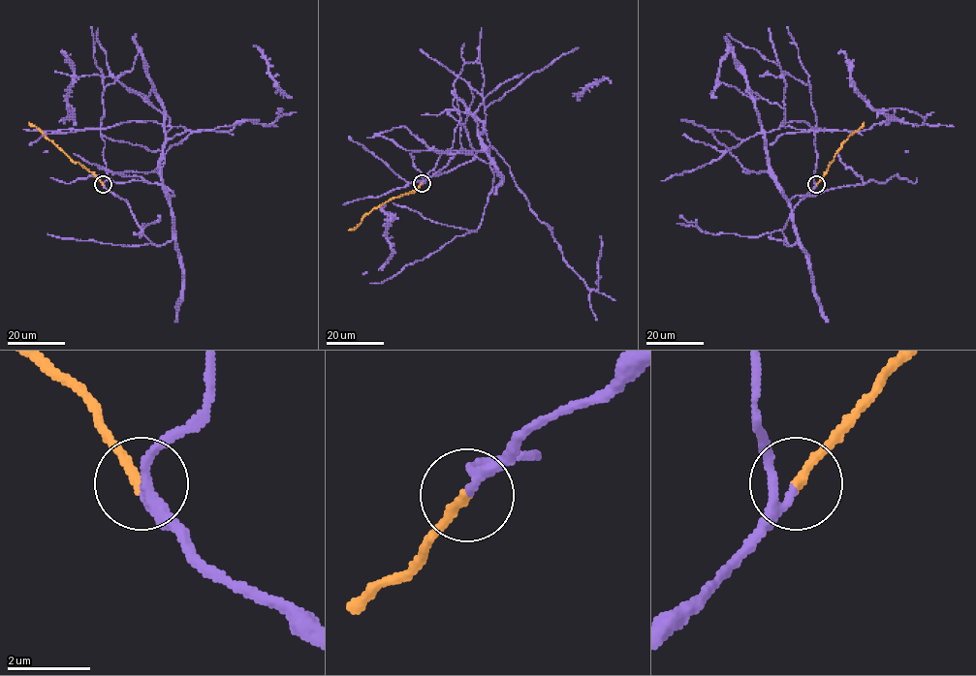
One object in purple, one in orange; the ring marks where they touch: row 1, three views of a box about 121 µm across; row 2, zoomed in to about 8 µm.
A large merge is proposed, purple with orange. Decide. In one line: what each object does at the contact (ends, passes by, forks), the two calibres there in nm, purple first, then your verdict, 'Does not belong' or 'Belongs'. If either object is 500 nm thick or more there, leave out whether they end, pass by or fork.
At the ring purple passes by. At the ring orange ends. Thickness 150 nm (purple) against 240 nm. Belongs

